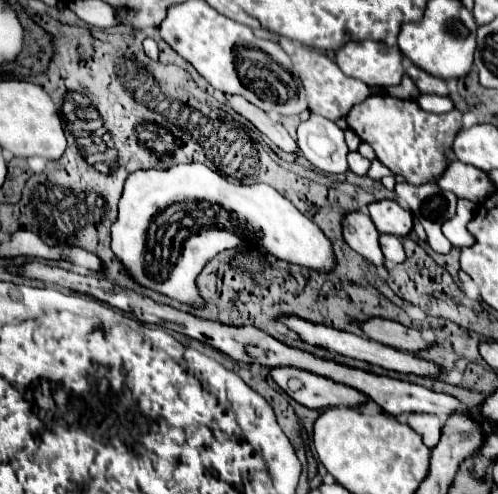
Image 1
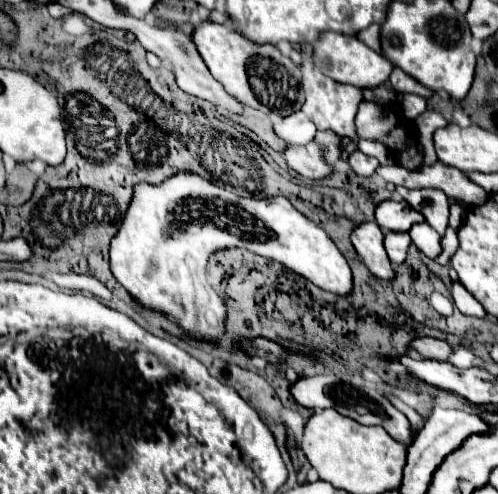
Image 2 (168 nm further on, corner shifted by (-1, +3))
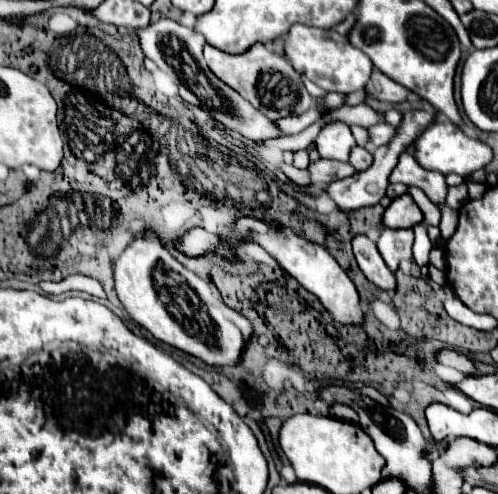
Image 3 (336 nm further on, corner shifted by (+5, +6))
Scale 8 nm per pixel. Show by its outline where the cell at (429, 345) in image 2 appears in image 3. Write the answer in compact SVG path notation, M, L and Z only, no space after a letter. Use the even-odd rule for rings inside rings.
M440 349L440 351L436 351L436 361L438 363L444 363L448 367L454 367L454 369L458 369L464 375L476 373L474 363L466 355L462 355L462 353L454 351L454 349Z

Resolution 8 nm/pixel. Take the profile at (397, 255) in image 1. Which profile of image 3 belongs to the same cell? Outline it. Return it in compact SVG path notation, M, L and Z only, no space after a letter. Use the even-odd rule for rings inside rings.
M384 229L378 239L378 251L390 271L398 269L402 259L412 259L412 229Z

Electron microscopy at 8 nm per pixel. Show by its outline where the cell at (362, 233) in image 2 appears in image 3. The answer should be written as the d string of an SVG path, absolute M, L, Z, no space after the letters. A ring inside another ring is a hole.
M356 235L352 239L352 247L354 247L354 255L356 261L362 269L362 273L380 289L384 291L394 291L396 289L396 279L394 273L386 267L386 263L382 261L378 247L372 239L368 239L366 235Z

